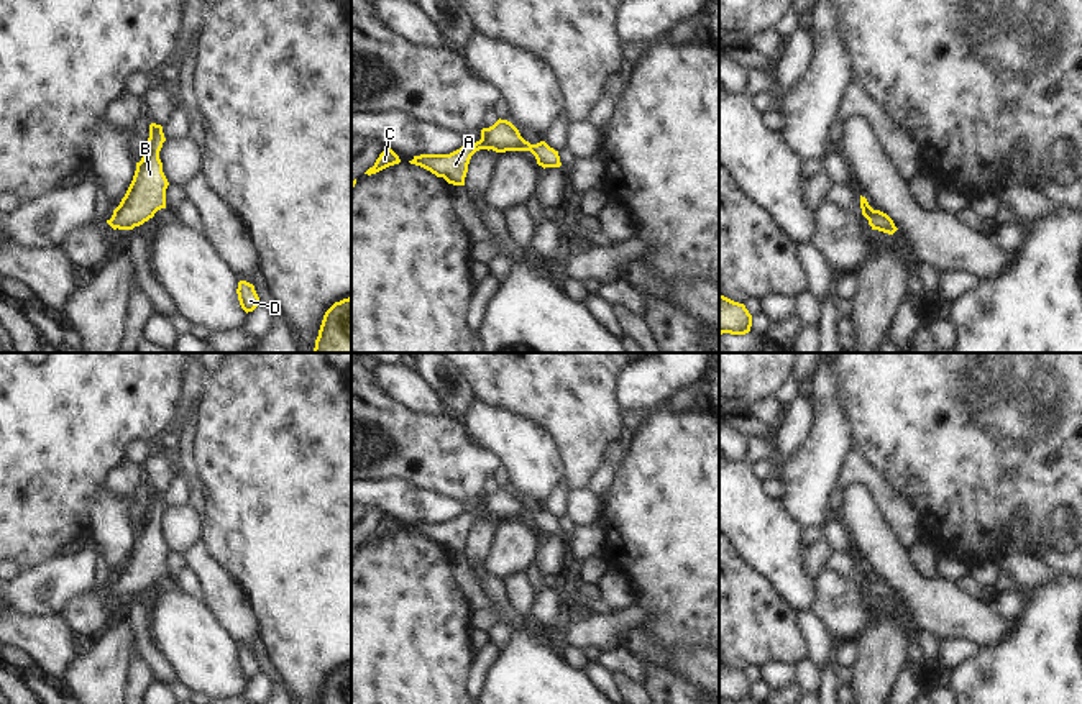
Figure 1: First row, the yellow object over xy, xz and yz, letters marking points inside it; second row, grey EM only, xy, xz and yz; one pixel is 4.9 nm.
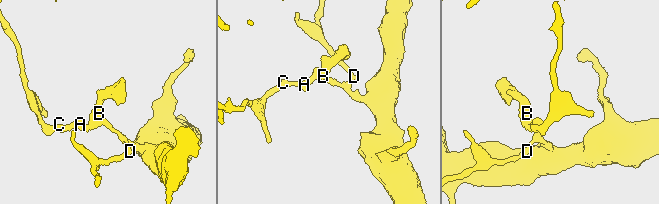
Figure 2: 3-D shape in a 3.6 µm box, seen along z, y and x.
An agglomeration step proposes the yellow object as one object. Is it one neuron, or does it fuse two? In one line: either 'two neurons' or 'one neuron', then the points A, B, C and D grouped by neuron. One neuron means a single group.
one neuron; A B C D

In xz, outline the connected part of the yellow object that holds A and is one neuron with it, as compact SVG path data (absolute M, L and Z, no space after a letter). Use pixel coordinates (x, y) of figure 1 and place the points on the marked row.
M501 118L493 126L483 128L481 139L471 146L461 146L450 154L414 156L409 162L430 171L437 177L443 177L448 184L465 185L470 159L479 149L493 149L496 153L530 151L543 169L562 166L558 151L545 141L530 144L511 121Z

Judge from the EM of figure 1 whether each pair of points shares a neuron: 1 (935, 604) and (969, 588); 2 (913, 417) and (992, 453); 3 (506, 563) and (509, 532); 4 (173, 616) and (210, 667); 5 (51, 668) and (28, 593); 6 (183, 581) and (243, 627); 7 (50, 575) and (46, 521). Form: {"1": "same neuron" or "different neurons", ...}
{"1": "different neurons", "2": "same neuron", "3": "same neuron", "4": "same neuron", "5": "different neurons", "6": "different neurons", "7": "different neurons"}

